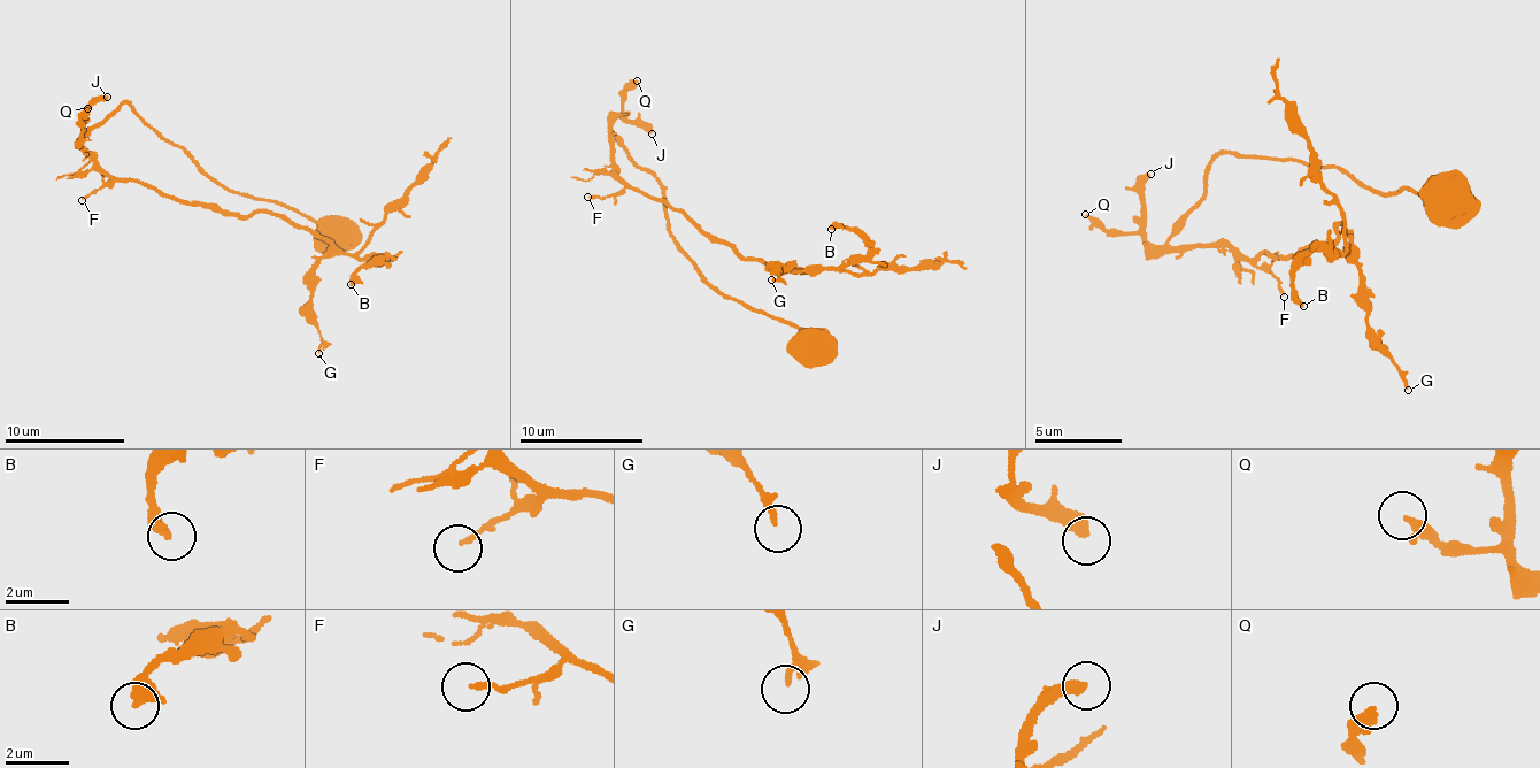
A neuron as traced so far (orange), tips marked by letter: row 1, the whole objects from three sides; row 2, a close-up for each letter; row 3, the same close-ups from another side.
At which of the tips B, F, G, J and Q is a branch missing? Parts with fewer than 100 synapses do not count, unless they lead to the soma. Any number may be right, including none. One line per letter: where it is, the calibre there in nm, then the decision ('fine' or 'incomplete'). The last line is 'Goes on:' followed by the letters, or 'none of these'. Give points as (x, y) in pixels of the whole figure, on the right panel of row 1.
B: at (1303, 306); 400 nm thick; fine
F: at (1284, 297); 140 nm thick; fine
G: at (1408, 390); 140 nm thick; fine
J: at (1150, 174); 400 nm thick; incomplete
Q: at (1085, 214); 360 nm thick; fine
Goes on: J

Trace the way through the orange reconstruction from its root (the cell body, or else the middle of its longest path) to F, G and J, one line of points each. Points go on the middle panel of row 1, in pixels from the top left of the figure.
F: (616, 171), (616, 177), (625, 185), (622, 191), (587, 197)
G: (616, 171), (637, 191), (682, 210), (744, 258), (815, 271), (780, 262), (778, 278), (771, 279)
J: (616, 171), (611, 120), (618, 115), (652, 133)

